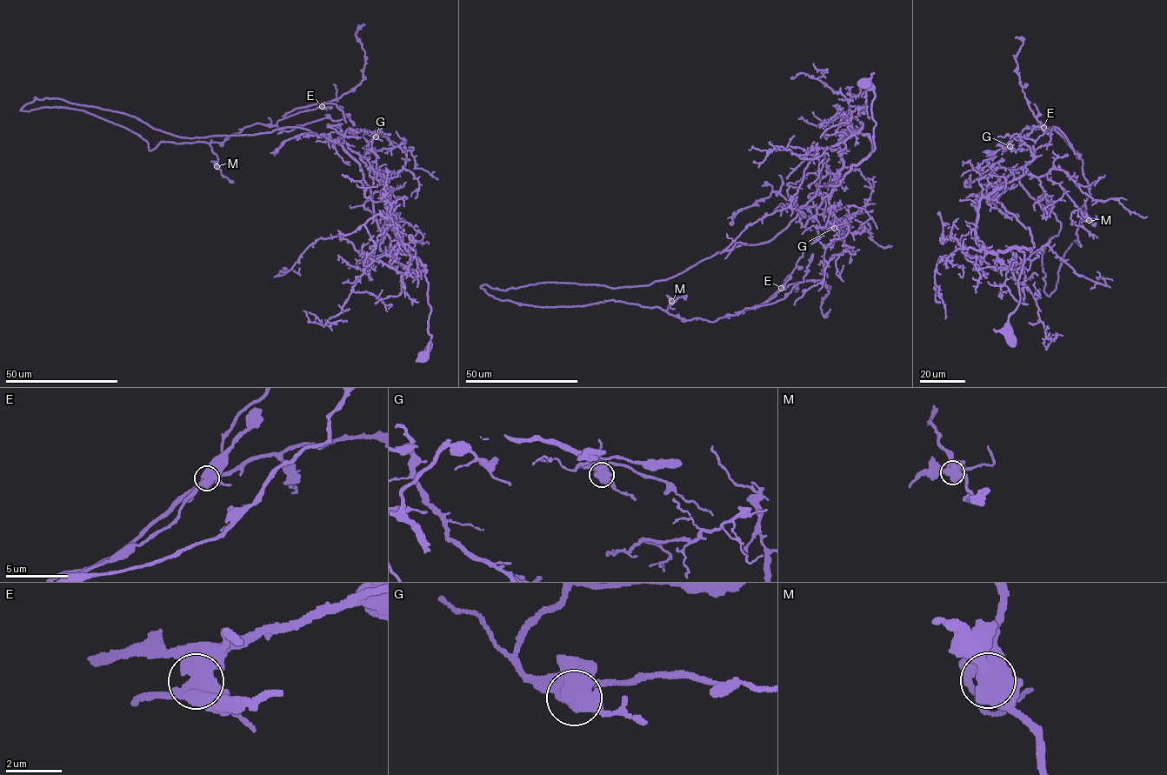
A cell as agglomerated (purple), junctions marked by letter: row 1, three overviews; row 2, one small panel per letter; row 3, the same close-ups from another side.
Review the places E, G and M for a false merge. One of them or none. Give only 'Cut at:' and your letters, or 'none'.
Cut at: E

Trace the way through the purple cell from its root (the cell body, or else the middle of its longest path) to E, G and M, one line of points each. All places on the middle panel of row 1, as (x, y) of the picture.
E: (864, 84), (874, 151), (769, 241), (647, 284), (480, 287), (532, 305), (622, 300), (711, 322), (782, 288)
G: (864, 84), (874, 94), (875, 149), (840, 184), (818, 186), (797, 210), (823, 209), (834, 228)
M: (864, 84), (874, 151), (769, 241), (647, 284), (480, 287), (538, 306), (671, 301)

